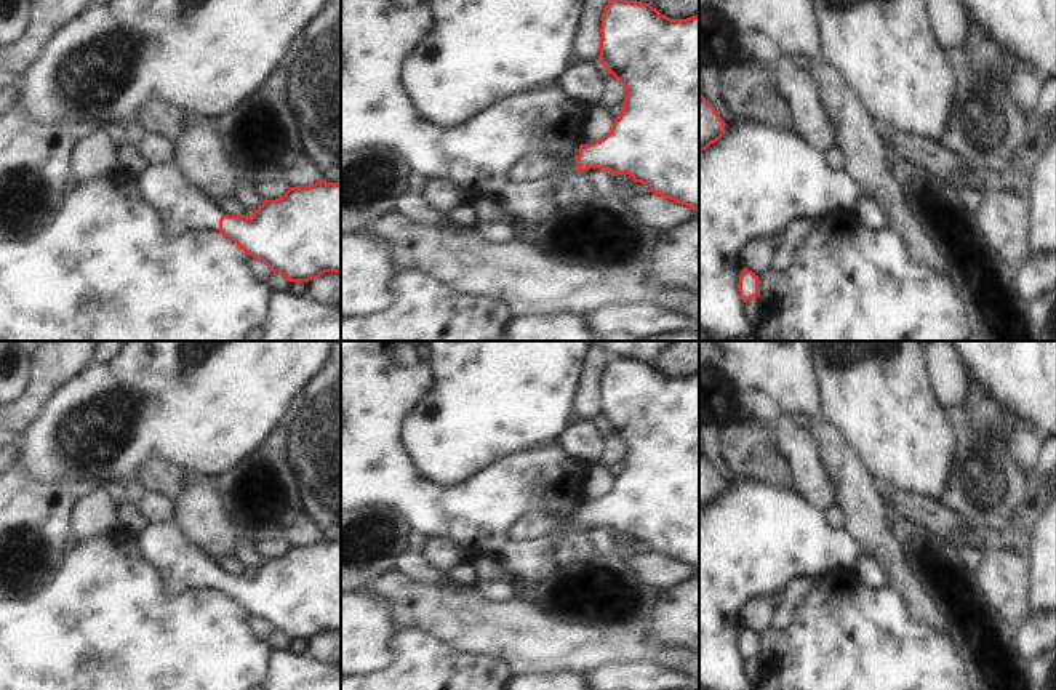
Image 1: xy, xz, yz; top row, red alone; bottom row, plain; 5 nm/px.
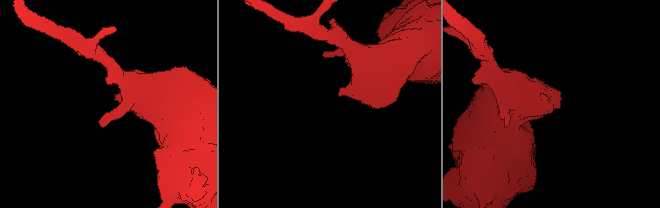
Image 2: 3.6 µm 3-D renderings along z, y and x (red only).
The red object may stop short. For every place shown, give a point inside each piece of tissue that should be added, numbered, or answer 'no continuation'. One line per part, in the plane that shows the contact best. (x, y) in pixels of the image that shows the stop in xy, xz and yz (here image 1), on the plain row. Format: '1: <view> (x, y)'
1: xz (540, 525)

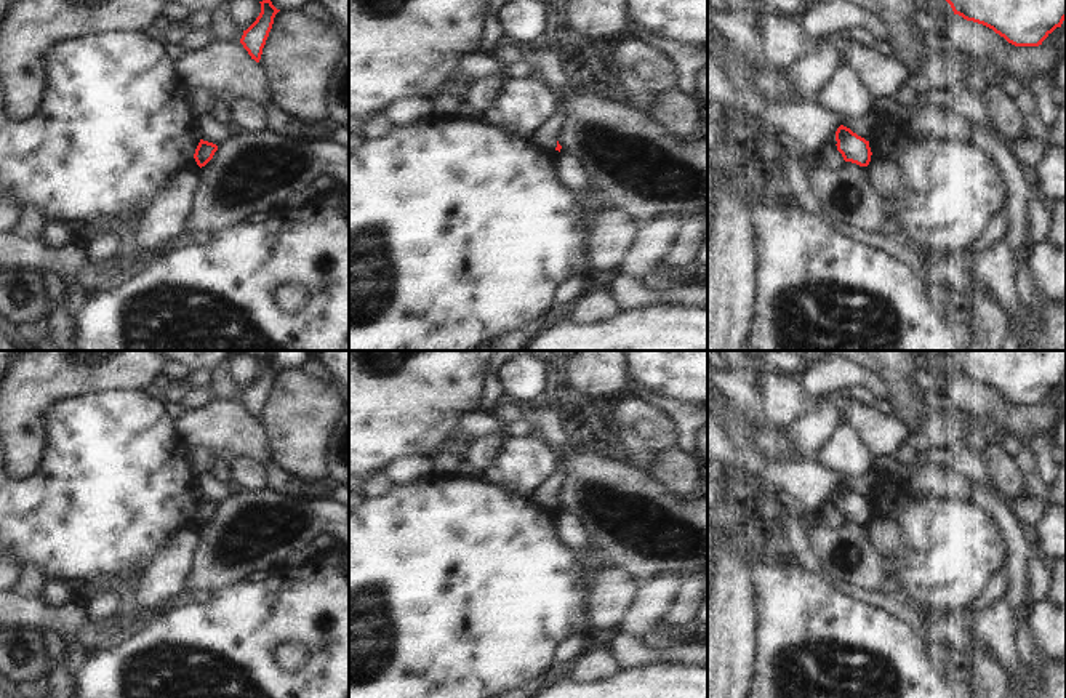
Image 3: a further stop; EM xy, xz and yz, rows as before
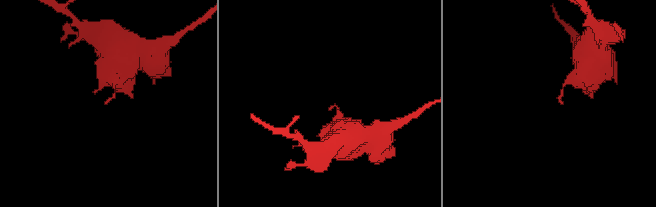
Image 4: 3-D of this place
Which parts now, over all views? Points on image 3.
no continuation

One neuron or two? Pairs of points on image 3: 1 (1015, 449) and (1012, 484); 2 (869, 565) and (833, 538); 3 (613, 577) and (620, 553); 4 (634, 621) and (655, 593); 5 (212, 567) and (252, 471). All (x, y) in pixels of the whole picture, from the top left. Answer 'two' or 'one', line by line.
1: two
2: one
3: two
4: one
5: two

